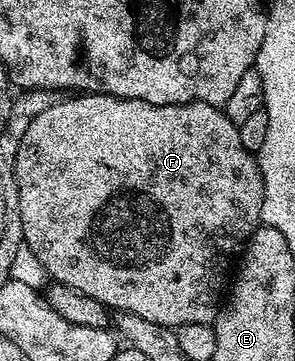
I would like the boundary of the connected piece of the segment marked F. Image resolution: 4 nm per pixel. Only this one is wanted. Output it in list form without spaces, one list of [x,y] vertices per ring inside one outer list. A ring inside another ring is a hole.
[[[72,94],[69,100],[57,99],[49,109],[43,110],[33,121],[29,122],[29,129],[26,130],[25,137],[18,147],[16,180],[18,184],[19,209],[22,212],[22,234],[27,251],[32,251],[32,256],[57,280],[60,284],[65,284],[68,288],[73,288],[76,292],[81,292],[85,296],[85,301],[95,302],[109,310],[116,312],[129,312],[138,314],[138,318],[146,318],[146,322],[154,322],[162,325],[163,328],[179,330],[187,324],[212,324],[216,317],[220,315],[222,301],[226,296],[226,285],[230,280],[230,273],[234,268],[234,261],[241,255],[242,249],[248,244],[252,233],[262,224],[260,215],[262,214],[262,198],[264,197],[264,179],[260,173],[260,165],[257,157],[253,153],[247,152],[242,146],[240,129],[236,123],[217,105],[206,102],[190,102],[189,104],[167,104],[158,106],[157,104],[147,104],[141,100],[124,100],[121,96],[105,96],[103,94]]]

